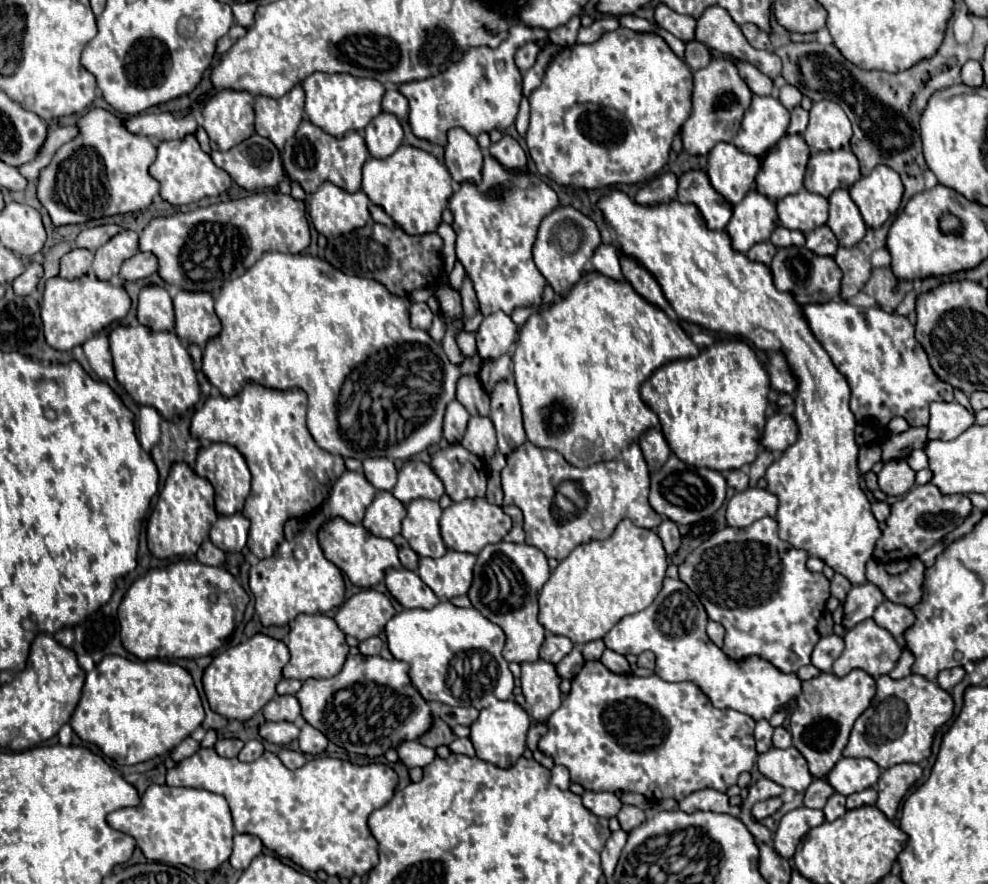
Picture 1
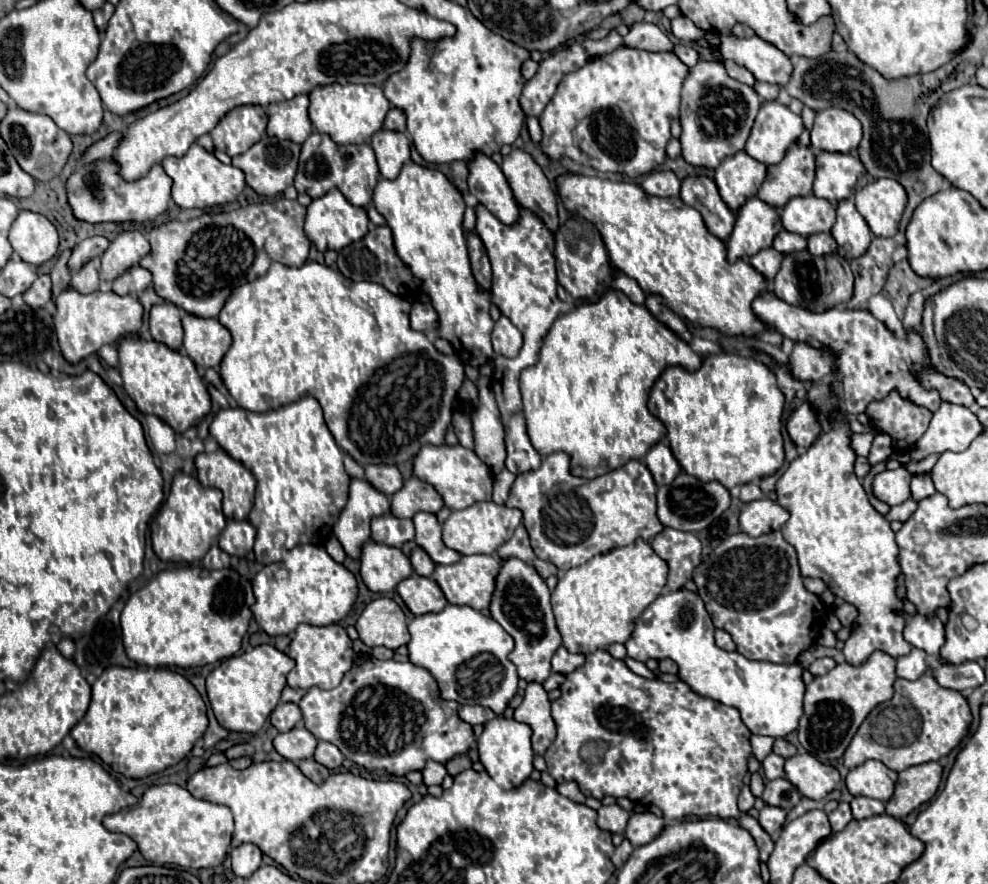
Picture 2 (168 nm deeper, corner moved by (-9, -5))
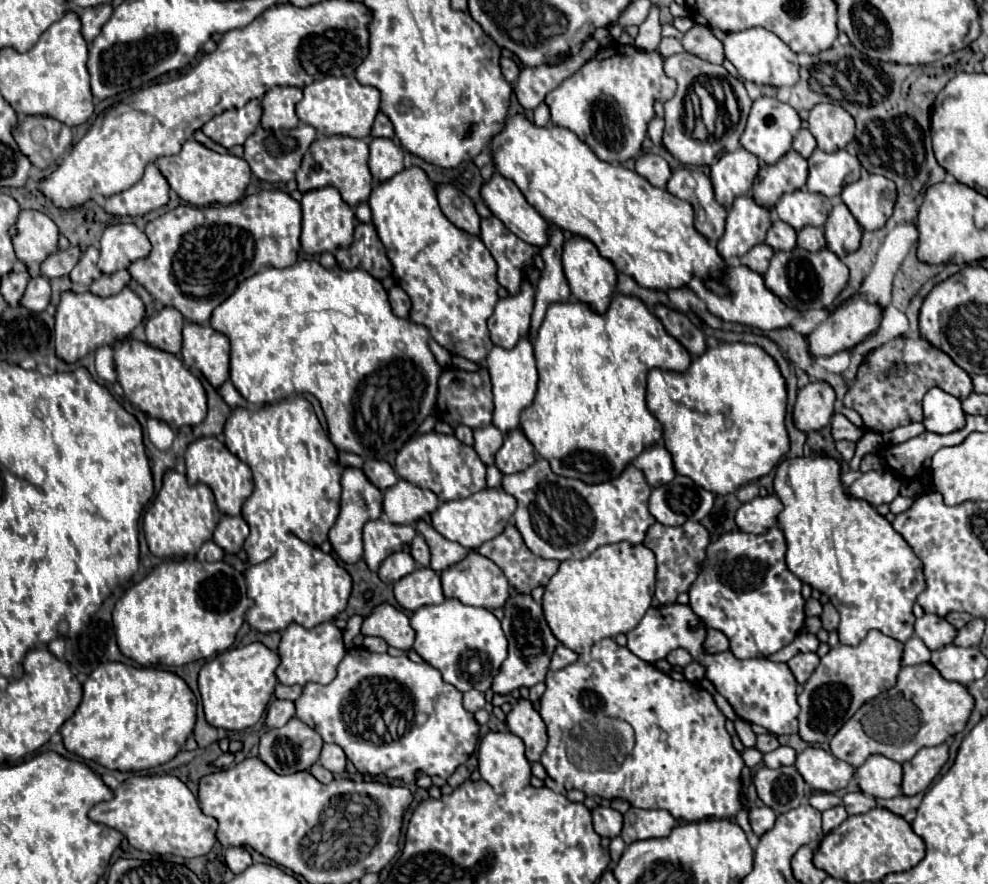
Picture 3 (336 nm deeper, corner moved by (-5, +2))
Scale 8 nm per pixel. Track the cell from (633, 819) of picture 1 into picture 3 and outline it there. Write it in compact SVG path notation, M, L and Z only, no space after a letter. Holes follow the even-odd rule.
M631 807L623 815L623 831L621 839L625 845L639 841L639 839L653 839L653 837L667 837L679 821L669 811L651 811L651 809L635 809Z

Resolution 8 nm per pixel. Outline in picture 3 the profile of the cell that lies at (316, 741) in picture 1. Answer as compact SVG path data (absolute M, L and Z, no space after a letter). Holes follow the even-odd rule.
M325 743L323 745L323 751L321 751L321 759L319 763L329 769L331 773L343 773L345 771L345 763L347 763L347 757L343 753L343 749L339 745L329 745Z

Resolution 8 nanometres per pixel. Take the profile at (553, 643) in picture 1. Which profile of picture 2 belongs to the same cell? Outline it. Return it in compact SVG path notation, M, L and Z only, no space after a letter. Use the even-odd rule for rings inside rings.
M559 646L559 650L553 656L553 670L561 674L571 674L585 662L585 654L573 654L565 646Z

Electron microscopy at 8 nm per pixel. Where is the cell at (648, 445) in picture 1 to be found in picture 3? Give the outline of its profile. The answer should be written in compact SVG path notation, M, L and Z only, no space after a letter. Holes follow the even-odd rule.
M657 443L657 445L649 447L647 451L643 451L633 461L633 465L639 467L645 473L645 479L651 487L661 487L663 483L669 483L675 477L671 455L661 443Z

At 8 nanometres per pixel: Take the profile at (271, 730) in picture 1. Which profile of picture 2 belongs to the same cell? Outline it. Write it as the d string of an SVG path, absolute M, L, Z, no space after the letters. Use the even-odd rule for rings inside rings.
M295 726L289 732L277 734L273 740L273 746L285 760L295 762L295 760L305 760L313 756L317 738L305 726Z

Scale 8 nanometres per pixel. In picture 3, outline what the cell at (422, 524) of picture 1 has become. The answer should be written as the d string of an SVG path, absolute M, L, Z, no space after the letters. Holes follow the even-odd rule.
M417 521L415 529L427 539L427 545L431 549L431 569L441 573L447 567L459 563L461 559L467 557L467 549L459 547L459 543L451 543L449 539L443 539L443 535L439 535L431 525L427 525L425 521Z

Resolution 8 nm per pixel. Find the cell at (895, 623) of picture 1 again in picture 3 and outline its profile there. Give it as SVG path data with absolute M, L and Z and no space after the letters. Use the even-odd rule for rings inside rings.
M925 615L915 621L915 635L927 645L927 649L935 651L949 643L953 643L957 629L937 615Z

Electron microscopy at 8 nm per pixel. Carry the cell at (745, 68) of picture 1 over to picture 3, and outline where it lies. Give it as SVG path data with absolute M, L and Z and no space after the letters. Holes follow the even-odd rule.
M693 25L693 29L689 29L683 39L683 49L695 57L701 57L709 63L723 63L725 55L723 55L723 45L719 39L713 37L713 33L703 27L703 25Z

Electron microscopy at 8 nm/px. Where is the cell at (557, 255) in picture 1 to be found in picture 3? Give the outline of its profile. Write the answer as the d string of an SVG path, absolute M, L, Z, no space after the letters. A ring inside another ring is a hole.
M583 237L569 239L563 247L563 269L565 269L567 281L569 281L571 293L575 295L577 301L589 305L595 313L605 313L609 309L613 291L617 285L617 269L609 259L599 255L597 247L591 241L587 241Z

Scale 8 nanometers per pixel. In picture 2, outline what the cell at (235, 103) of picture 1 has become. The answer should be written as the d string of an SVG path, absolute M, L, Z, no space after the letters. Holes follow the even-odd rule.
M247 104L229 110L211 130L211 138L217 150L229 156L237 156L247 152L255 142L259 142L265 134L265 128L265 110L257 104Z

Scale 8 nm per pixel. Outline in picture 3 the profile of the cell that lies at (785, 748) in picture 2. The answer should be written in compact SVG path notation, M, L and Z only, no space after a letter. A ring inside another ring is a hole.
M757 735L757 743L755 743L755 749L759 749L761 753L769 753L769 751L775 751L779 747L779 741L777 737L773 735Z

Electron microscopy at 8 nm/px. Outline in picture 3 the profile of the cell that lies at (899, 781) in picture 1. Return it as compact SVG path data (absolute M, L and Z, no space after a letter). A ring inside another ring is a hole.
M941 743L935 747L923 747L911 761L903 763L903 795L915 795L925 791L947 759L949 747L947 743Z

